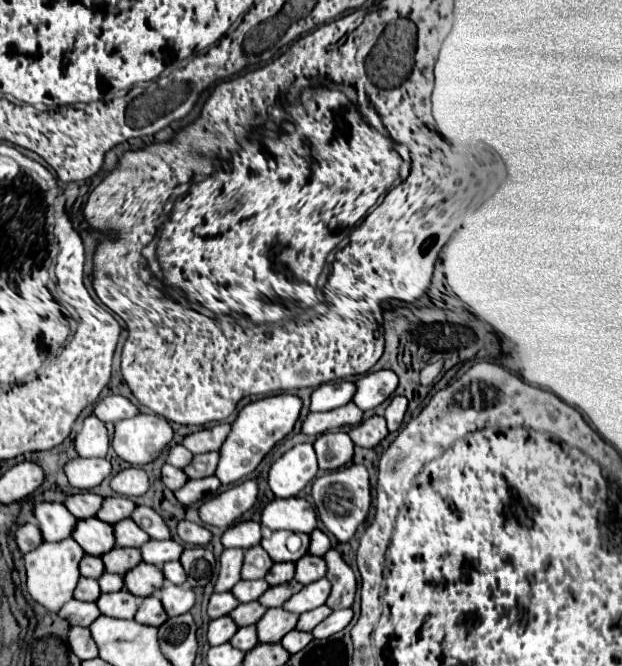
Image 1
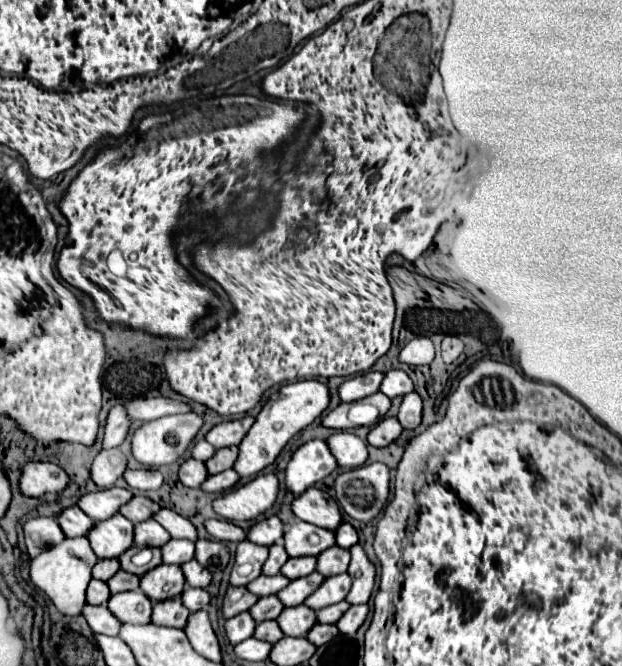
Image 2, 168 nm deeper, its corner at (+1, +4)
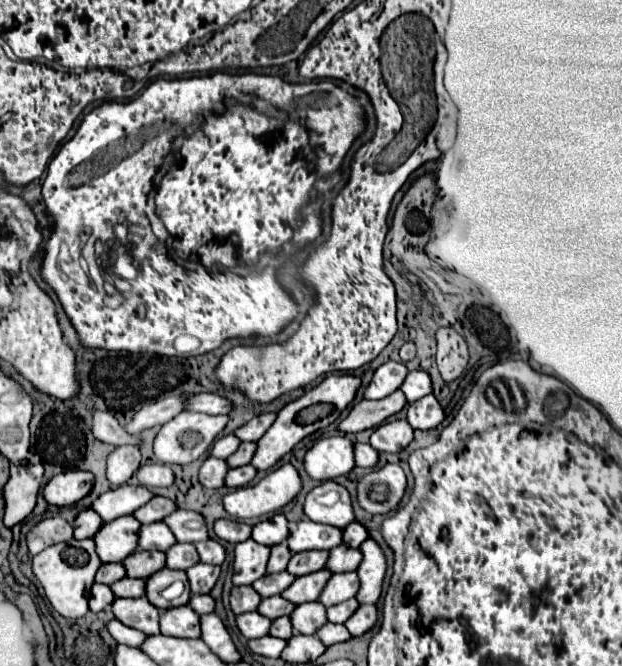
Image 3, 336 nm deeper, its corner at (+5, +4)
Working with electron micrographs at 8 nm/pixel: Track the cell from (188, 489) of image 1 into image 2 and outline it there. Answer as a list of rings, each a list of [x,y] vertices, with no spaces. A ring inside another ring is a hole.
[[[227,470],[221,474],[209,476],[201,488],[205,492],[225,492],[225,490],[231,490],[237,482],[239,482],[239,474],[235,470]]]

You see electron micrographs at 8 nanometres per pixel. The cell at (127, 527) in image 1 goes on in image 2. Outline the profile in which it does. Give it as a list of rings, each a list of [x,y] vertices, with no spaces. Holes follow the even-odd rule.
[[[153,518],[135,524],[135,546],[139,546],[139,548],[151,548],[151,546],[159,546],[161,548],[169,540],[171,540],[171,536]]]

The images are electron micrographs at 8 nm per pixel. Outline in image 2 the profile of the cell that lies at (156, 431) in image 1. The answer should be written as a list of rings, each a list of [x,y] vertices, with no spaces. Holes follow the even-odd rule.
[[[177,414],[177,416],[163,416],[159,420],[143,424],[133,434],[133,456],[145,466],[163,466],[177,462],[193,444],[197,432],[203,426],[201,414]]]

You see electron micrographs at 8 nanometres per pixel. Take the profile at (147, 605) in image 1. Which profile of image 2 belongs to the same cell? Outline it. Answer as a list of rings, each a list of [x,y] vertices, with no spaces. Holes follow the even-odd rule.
[[[179,598],[163,600],[153,608],[153,624],[167,628],[185,628],[189,618],[189,610],[183,606]]]

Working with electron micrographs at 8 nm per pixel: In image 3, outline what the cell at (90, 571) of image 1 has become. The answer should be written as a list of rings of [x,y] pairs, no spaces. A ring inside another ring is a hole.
[[[101,564],[99,572],[95,574],[95,582],[101,584],[113,584],[125,576],[123,564]]]

